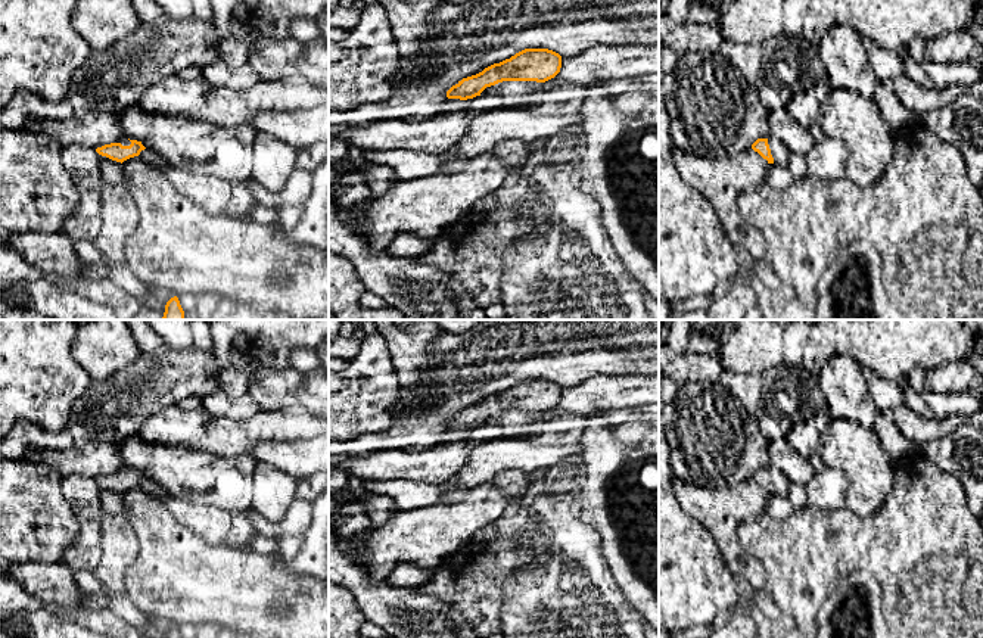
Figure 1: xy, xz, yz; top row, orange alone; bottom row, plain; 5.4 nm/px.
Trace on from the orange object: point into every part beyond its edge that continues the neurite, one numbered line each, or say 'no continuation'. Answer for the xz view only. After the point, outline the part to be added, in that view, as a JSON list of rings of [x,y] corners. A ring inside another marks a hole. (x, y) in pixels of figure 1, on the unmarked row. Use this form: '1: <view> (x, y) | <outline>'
1: xz (448, 435) | [[[447,429],[439,438],[439,442],[451,442],[451,441],[460,439],[463,436],[463,432],[464,430],[460,430],[460,429]]]

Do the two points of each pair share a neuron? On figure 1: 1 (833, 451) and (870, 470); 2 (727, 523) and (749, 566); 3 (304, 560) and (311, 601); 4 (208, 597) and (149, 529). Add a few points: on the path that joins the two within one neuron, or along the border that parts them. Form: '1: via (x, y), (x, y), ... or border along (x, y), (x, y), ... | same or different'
1: via (842, 451), (851, 451), (861, 461) | same
2: via (727, 535), (727, 542), (737, 560) | same
3: border along (276, 560), (292, 575), (310, 575), (313, 578) | different
4: via (192, 581), (173, 562), (165, 545) | same

